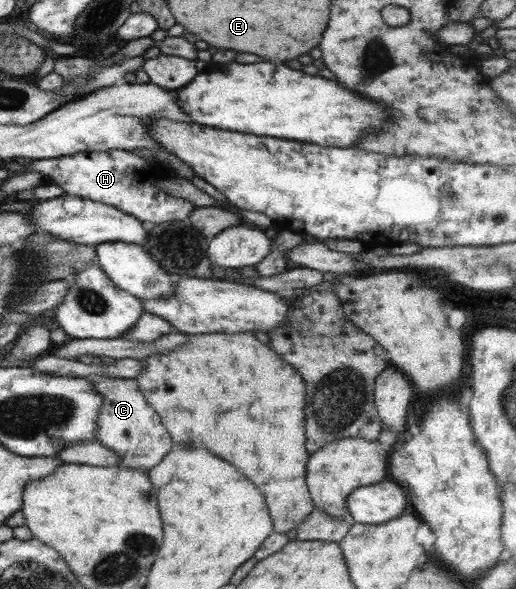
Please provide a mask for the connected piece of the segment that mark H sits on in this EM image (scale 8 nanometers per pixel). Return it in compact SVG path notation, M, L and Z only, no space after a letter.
M77 152L70 156L36 159L31 166L32 169L28 170L40 172L44 184L57 184L71 198L85 198L119 208L144 224L186 220L195 207L190 201L168 195L152 184L166 177L176 177L174 169L165 167L160 161L144 160L143 156L138 156L135 152Z

